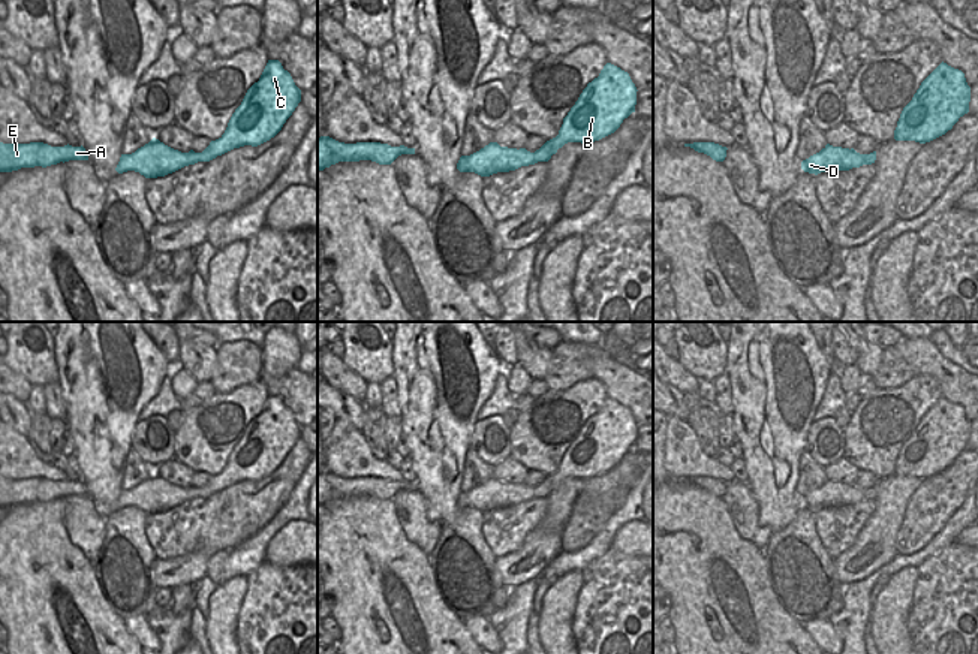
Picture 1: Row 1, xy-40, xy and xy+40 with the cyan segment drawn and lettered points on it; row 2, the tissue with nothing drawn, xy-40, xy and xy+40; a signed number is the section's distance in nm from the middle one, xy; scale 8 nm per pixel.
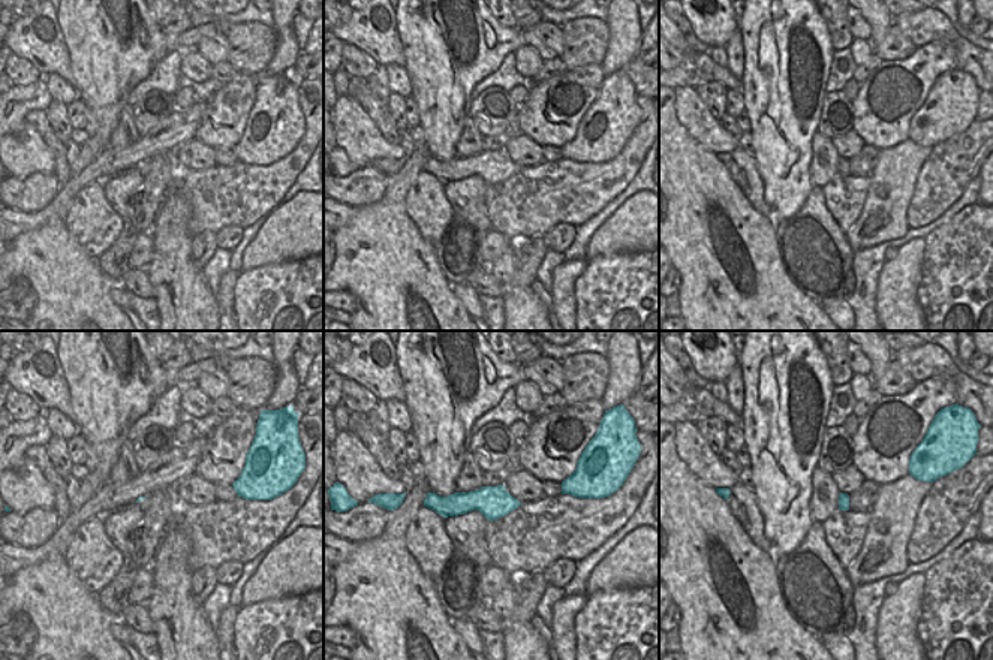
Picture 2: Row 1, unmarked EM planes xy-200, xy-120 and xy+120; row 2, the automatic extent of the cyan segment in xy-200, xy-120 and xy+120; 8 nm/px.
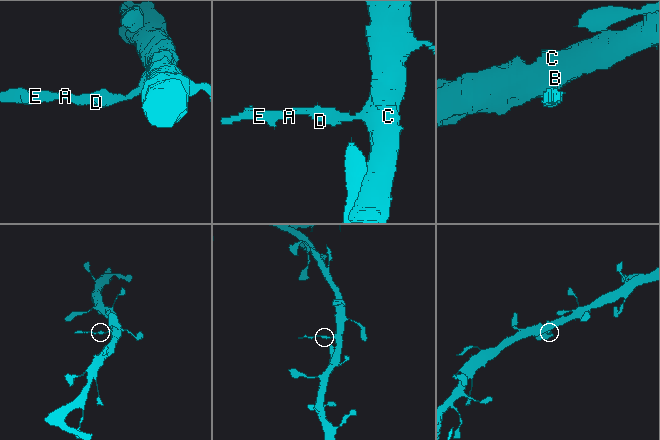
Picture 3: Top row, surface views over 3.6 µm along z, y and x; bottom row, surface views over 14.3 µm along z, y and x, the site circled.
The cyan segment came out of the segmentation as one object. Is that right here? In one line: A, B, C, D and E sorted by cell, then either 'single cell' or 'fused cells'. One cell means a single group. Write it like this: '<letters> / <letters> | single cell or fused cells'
A D E / B C | fused cells

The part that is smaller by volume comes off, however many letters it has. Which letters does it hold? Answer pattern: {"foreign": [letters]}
{"foreign": ["A", "D", "E"]}

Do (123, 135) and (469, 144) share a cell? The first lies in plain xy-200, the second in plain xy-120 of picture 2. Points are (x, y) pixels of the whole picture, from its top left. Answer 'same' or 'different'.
same

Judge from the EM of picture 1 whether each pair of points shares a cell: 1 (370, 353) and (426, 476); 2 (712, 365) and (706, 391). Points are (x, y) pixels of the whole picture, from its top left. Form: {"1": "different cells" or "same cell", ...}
{"1": "different cells", "2": "different cells"}

